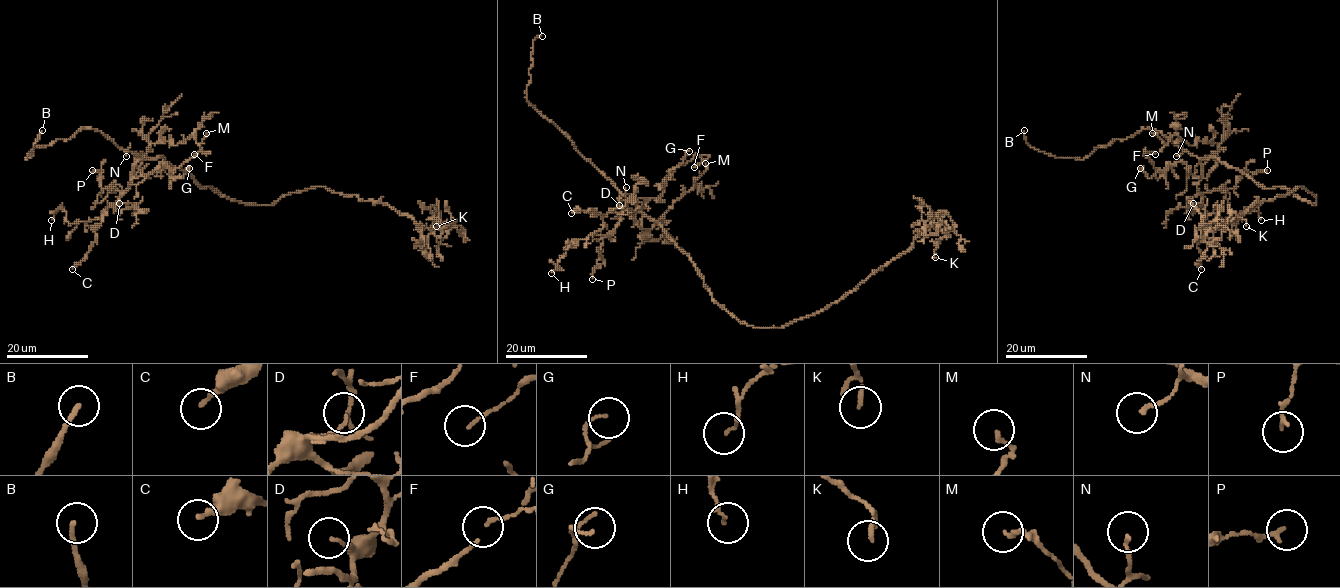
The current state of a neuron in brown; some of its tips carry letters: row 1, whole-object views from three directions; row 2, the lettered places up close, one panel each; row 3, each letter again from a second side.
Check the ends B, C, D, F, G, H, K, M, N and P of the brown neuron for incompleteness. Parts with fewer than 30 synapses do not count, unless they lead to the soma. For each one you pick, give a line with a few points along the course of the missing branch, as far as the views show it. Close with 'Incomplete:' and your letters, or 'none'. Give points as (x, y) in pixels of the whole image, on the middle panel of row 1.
B: (542, 36), (564, 41), (567, 44), (564, 46)
Incomplete: B

